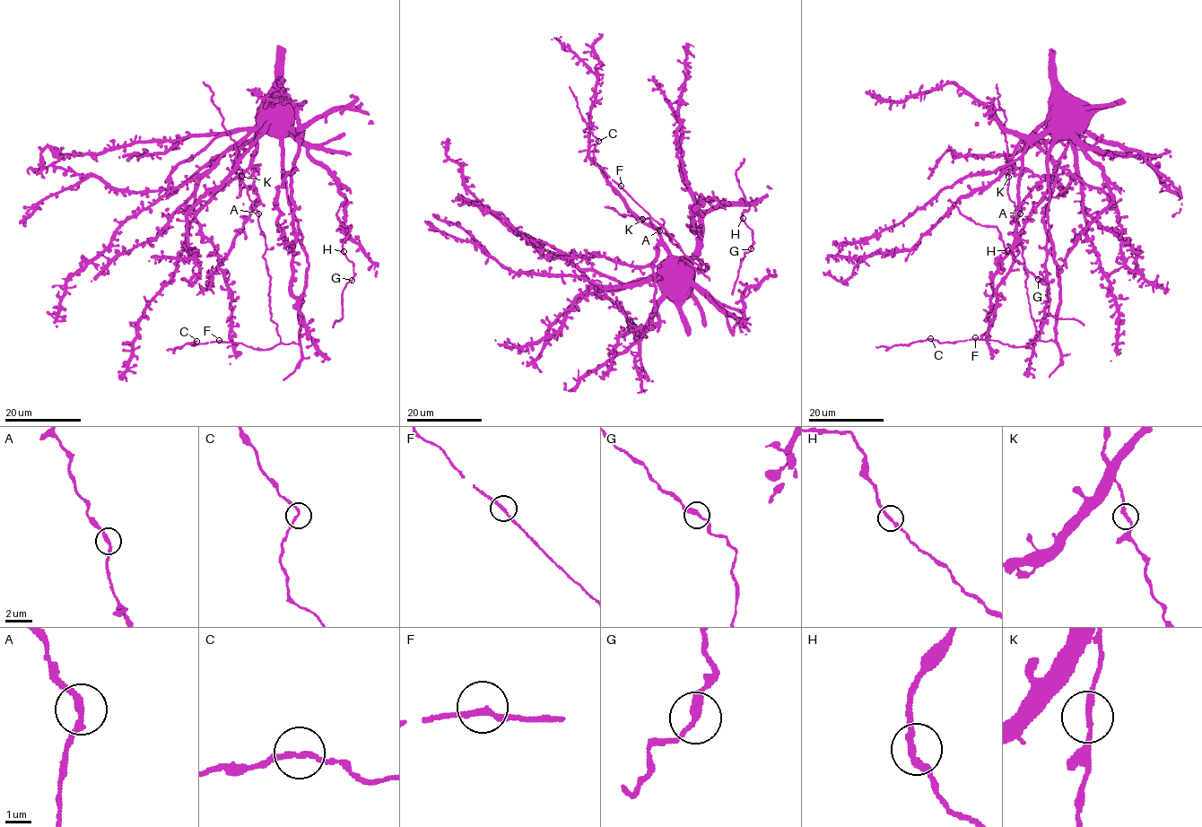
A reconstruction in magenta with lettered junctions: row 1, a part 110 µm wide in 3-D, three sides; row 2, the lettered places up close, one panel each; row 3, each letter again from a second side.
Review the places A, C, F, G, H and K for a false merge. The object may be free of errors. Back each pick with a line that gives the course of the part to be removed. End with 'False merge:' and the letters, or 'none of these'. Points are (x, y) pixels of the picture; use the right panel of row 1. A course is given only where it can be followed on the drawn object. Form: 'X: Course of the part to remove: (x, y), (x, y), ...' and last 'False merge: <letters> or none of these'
False merge: none of these

